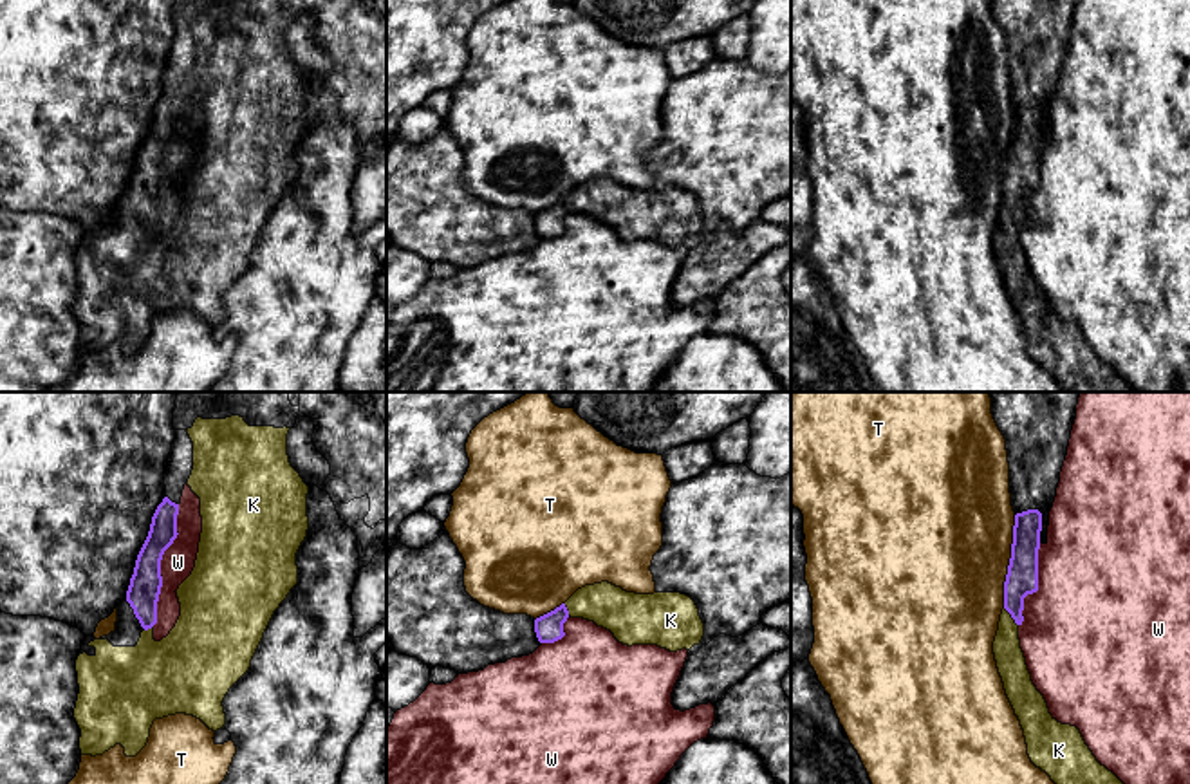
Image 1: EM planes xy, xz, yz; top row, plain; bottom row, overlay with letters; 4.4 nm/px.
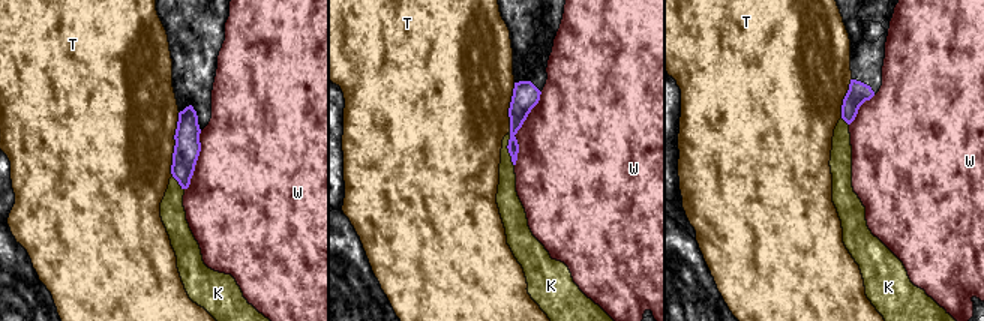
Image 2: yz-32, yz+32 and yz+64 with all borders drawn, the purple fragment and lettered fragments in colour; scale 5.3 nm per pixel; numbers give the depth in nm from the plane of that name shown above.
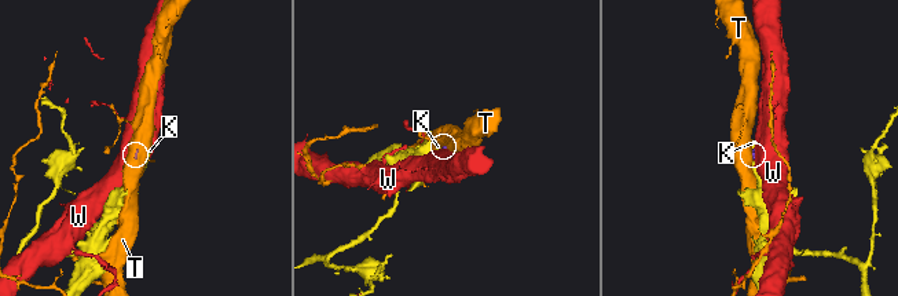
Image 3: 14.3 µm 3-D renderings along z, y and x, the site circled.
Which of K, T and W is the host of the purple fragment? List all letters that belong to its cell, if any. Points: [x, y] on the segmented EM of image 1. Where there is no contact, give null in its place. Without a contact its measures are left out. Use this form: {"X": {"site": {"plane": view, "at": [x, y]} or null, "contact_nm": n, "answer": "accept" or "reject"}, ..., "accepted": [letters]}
{"K": {"site": {"plane": "yz", "at": [1012, 616]}, "contact_nm": 110, "answer": "accept"}, "T": {"site": {"plane": "yz", "at": [1010, 562]}, "contact_nm": 420, "answer": "reject"}, "W": {"site": {"plane": "xy", "at": [159, 566]}, "contact_nm": 550, "answer": "reject"}, "accepted": ["K"]}

